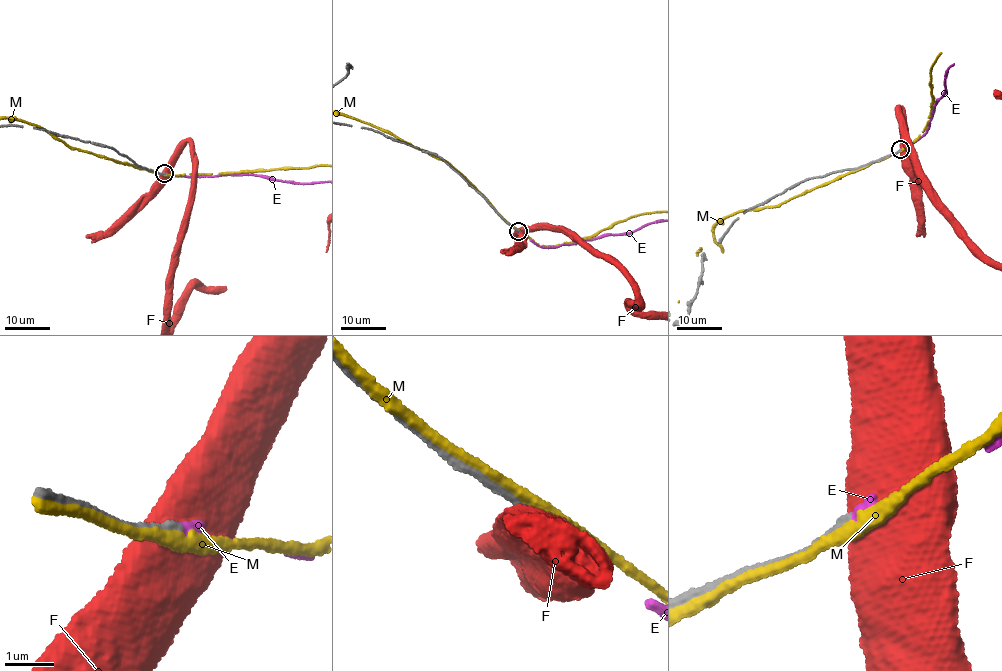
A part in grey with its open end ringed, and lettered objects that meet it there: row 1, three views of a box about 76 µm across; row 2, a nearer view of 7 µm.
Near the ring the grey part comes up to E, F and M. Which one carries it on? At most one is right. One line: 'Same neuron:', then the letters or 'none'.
Same neuron: E

